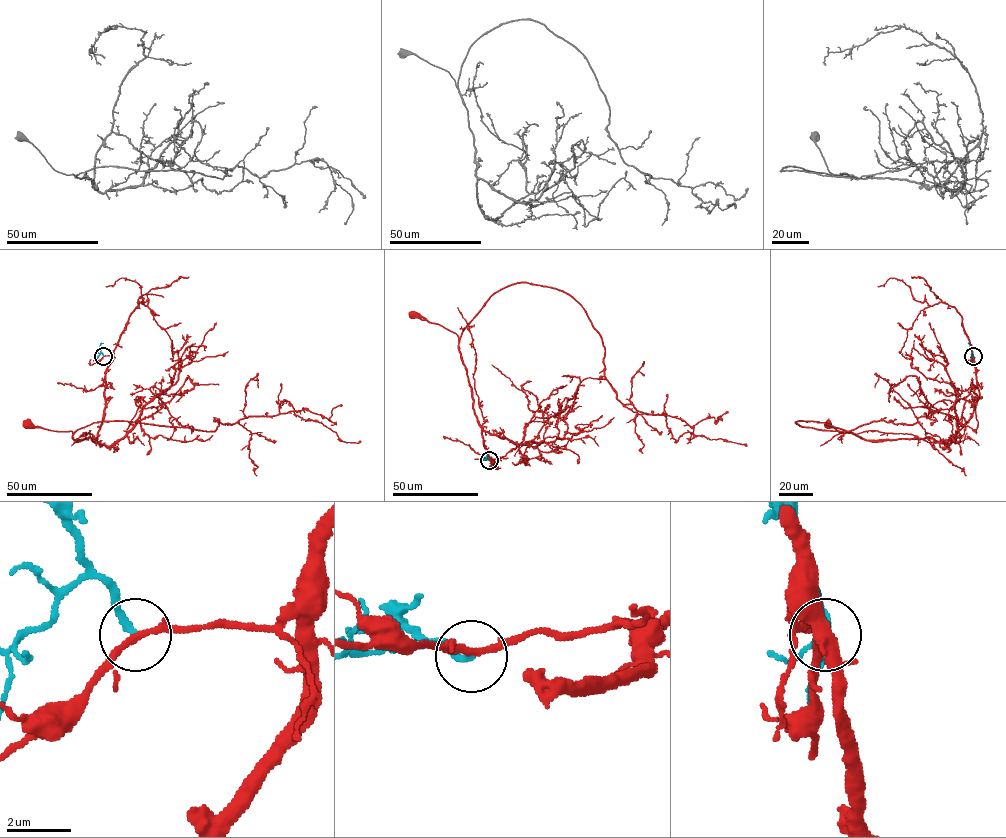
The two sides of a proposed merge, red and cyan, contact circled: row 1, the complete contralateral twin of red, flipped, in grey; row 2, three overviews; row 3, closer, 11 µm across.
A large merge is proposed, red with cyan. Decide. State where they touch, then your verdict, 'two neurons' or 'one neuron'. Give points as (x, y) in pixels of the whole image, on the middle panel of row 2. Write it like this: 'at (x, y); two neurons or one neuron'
at (489, 460); two neurons

